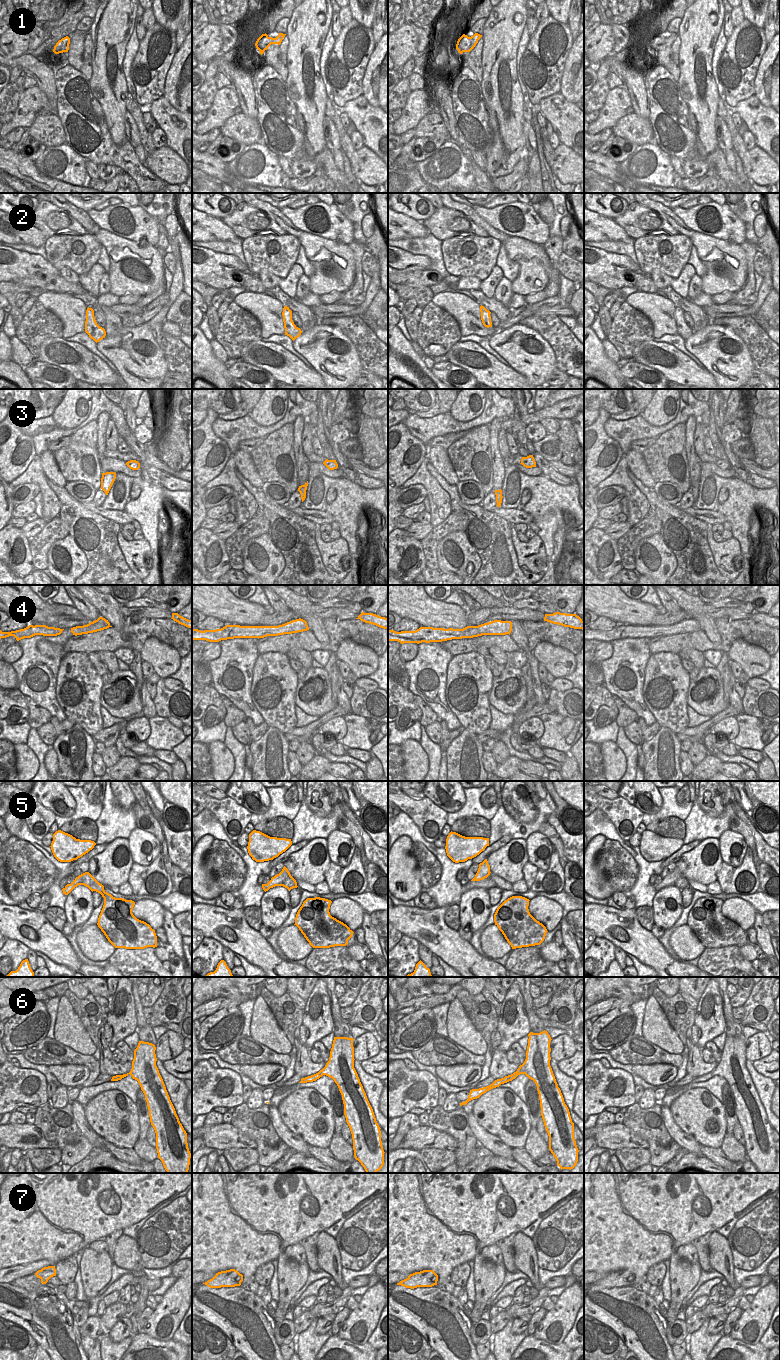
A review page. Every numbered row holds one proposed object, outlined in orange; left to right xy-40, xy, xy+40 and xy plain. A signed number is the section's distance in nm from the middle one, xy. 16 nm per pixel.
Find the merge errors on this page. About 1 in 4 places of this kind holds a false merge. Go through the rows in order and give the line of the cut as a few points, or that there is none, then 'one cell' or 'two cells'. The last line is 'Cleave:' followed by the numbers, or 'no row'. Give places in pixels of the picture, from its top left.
1: no cut | one cell
2: no cut | one cell
3: no cut | one cell
4: no cut | one cell
5: xy-40 (88, 872), (83, 875), (83, 884) | two cells
6: no cut | one cell
7: no cut | one cell
Cleave: 5

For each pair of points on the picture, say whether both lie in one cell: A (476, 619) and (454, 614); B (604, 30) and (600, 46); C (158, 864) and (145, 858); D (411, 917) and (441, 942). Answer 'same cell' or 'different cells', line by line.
A: different cells
B: same cell
C: different cells
D: same cell

